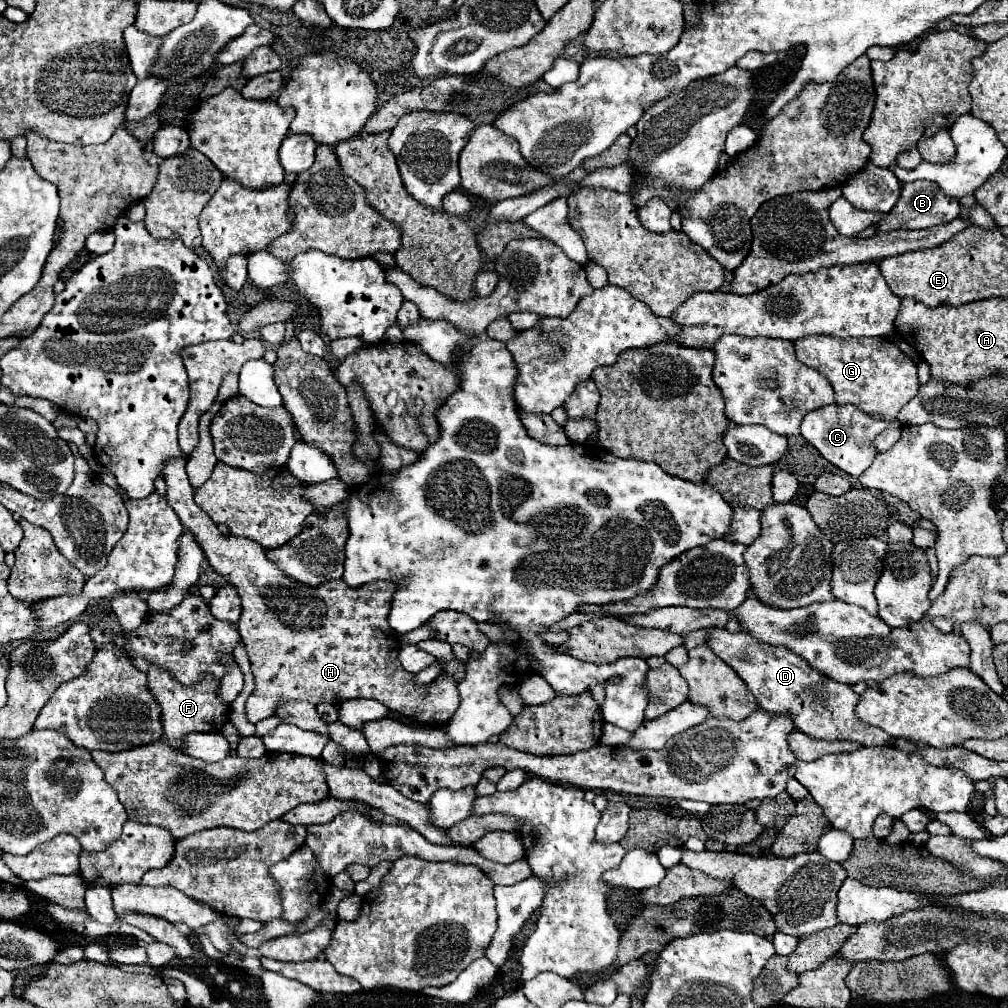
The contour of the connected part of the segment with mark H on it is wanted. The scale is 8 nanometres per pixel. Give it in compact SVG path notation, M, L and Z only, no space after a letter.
M169 458L163 464L163 478L167 484L167 502L181 518L183 526L193 530L195 538L199 540L199 546L203 548L205 558L219 570L235 588L239 588L239 596L243 598L243 614L239 620L239 634L245 642L249 660L251 660L251 672L255 676L255 690L247 698L245 714L251 724L273 716L275 704L281 700L305 700L311 704L329 702L339 706L345 700L351 698L373 698L381 704L385 704L389 710L401 712L405 716L411 716L419 722L431 724L431 726L445 726L455 710L459 708L461 696L457 692L457 680L449 676L439 676L429 684L417 684L415 676L407 672L399 662L399 638L397 632L391 630L387 616L389 608L395 596L397 586L389 580L377 580L369 582L367 586L351 588L343 580L329 580L321 586L303 586L299 582L293 582L291 578L283 576L273 562L267 560L265 550L247 538L237 536L223 536L219 534L217 526L199 510L199 506L193 500L193 486L189 484L187 472L185 472L187 460L181 458Z

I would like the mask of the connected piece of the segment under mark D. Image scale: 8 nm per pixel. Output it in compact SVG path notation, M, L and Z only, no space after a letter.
M713 628L709 632L707 646L735 672L739 672L763 710L775 714L793 714L797 730L819 740L855 740L863 746L887 746L895 742L883 730L867 726L855 716L859 694L855 694L851 686L839 684L819 674L791 650L781 646L765 646L763 642L751 638L747 632L731 634L725 628Z

